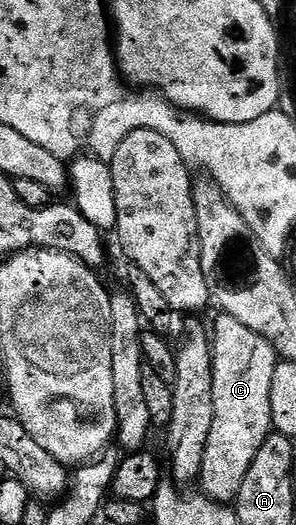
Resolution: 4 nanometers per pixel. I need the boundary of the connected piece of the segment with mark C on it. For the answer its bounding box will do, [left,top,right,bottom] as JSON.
[199,315,279,503]

